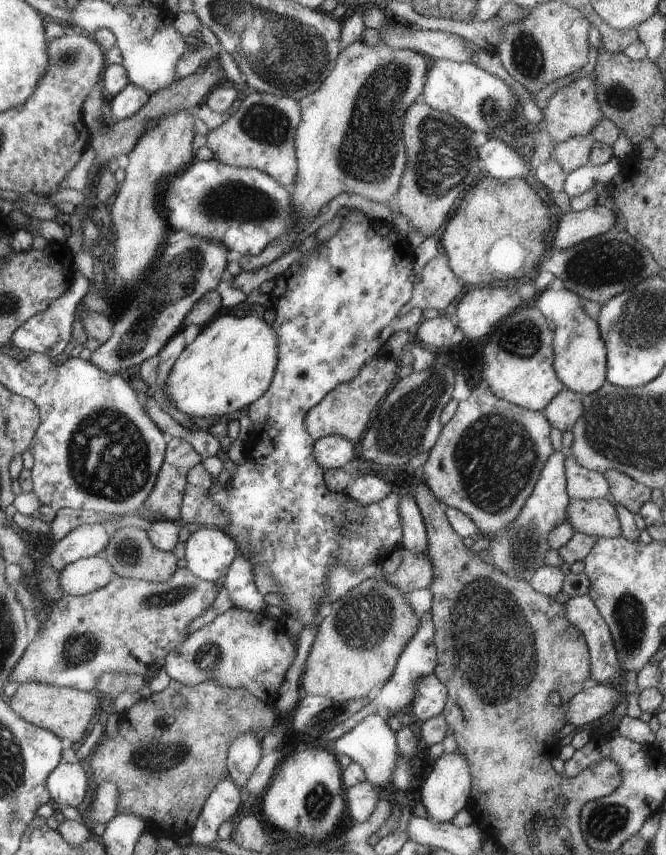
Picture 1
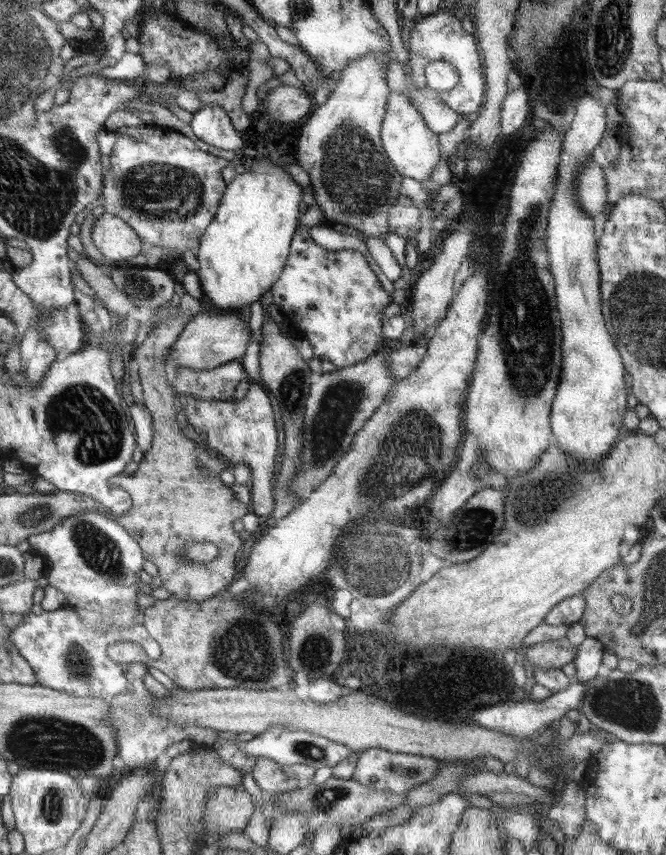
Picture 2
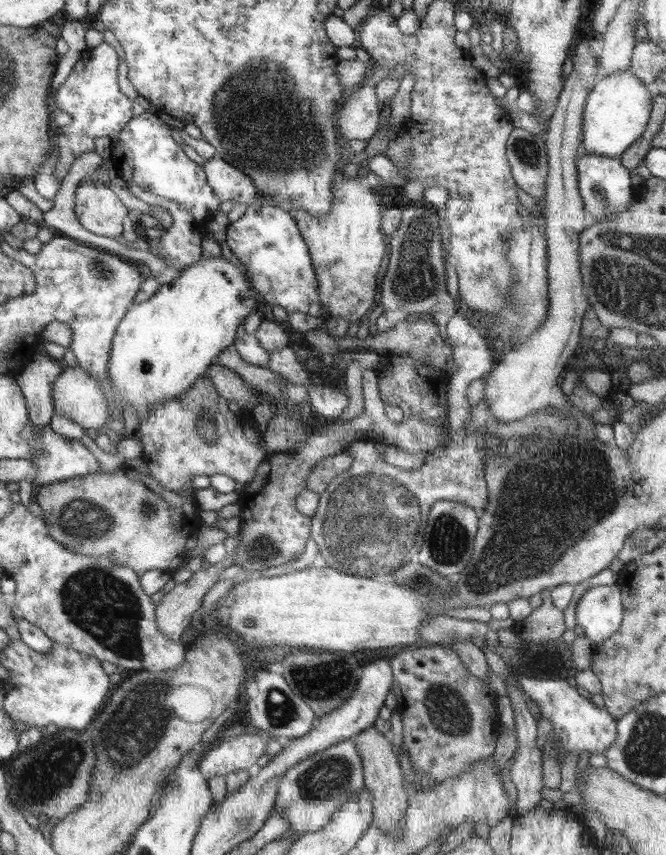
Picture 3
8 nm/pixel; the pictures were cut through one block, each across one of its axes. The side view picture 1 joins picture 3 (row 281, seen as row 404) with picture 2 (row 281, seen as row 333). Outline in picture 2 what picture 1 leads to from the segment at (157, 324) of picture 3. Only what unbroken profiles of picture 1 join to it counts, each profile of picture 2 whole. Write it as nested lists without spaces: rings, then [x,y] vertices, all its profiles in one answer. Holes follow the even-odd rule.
[[[270,158],[260,160],[256,166],[246,170],[244,173],[236,173],[236,176],[230,182],[229,188],[226,189],[225,196],[222,197],[222,206],[217,210],[216,216],[213,218],[212,224],[208,226],[205,236],[201,238],[201,244],[196,249],[196,258],[198,259],[197,274],[202,285],[203,300],[210,302],[213,311],[232,311],[239,312],[242,306],[250,305],[254,301],[258,301],[261,295],[270,291],[272,286],[281,278],[281,274],[285,270],[285,265],[289,260],[289,249],[292,248],[292,240],[294,234],[298,230],[298,218],[300,218],[300,204],[302,204],[302,186],[294,180],[294,178],[284,170],[284,164],[274,164]]]

